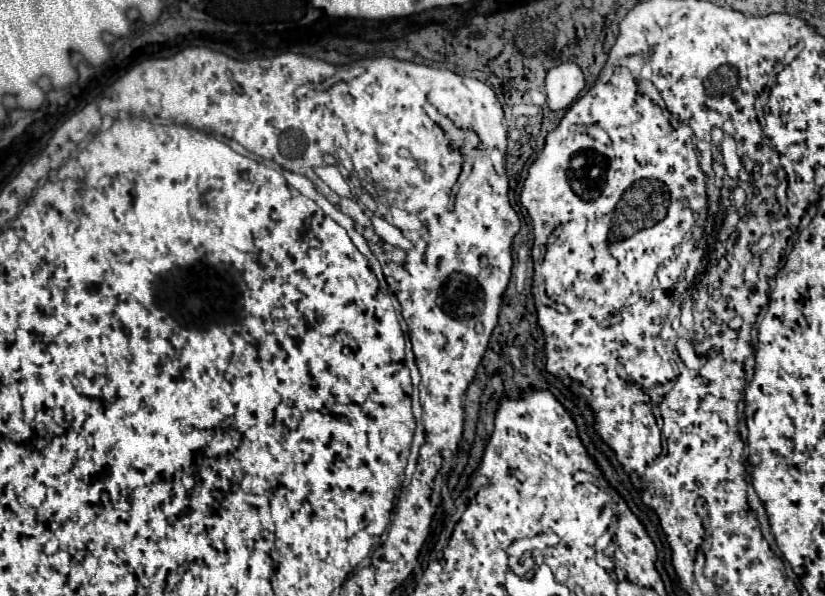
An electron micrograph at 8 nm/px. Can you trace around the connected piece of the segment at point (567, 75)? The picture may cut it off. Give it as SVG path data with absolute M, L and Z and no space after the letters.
M563 62L547 72L545 90L547 90L547 106L551 110L565 110L569 108L579 92L583 90L585 80L583 72L573 62Z

